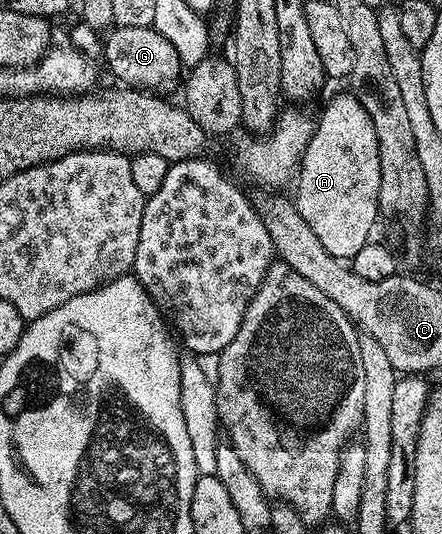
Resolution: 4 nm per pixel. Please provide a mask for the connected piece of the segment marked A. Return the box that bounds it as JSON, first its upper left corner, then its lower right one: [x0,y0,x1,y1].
[294,91,380,262]

